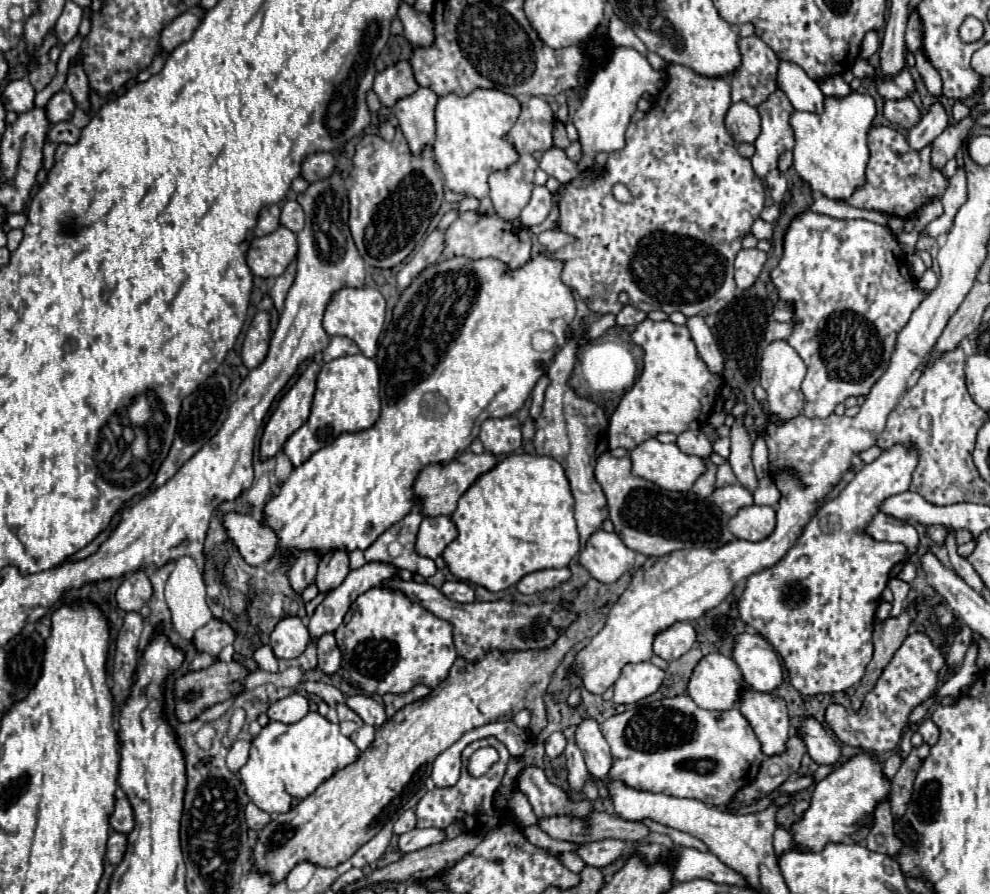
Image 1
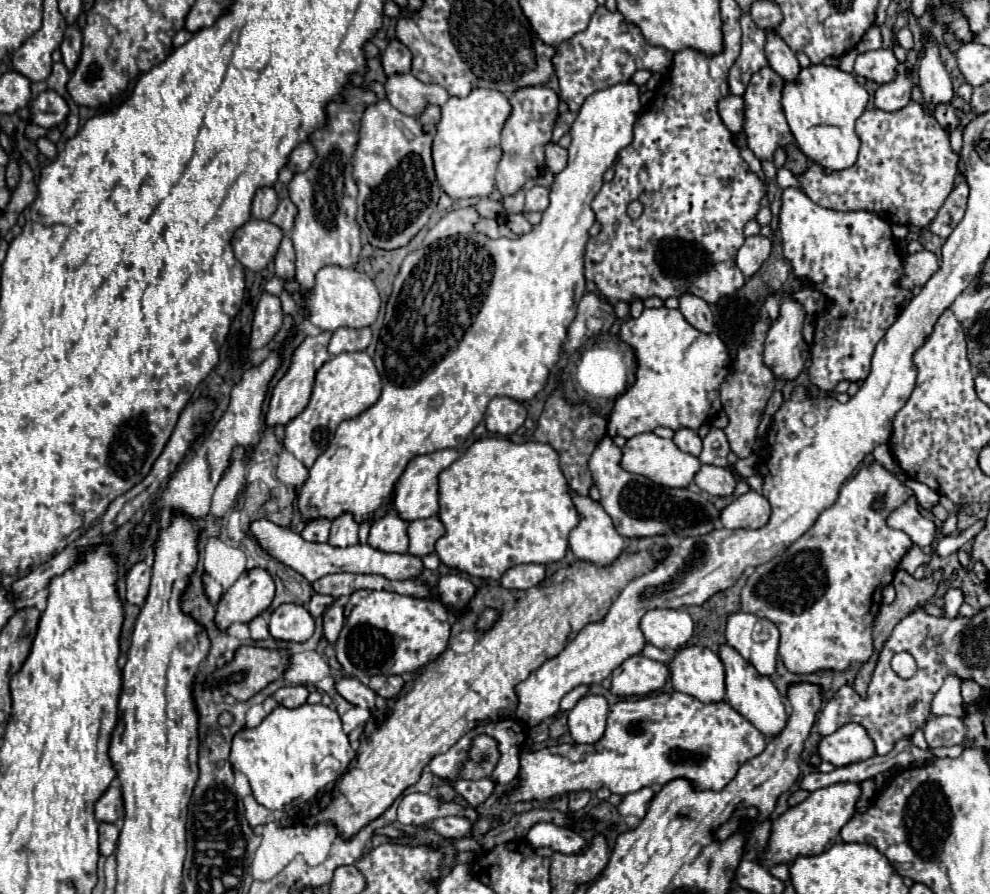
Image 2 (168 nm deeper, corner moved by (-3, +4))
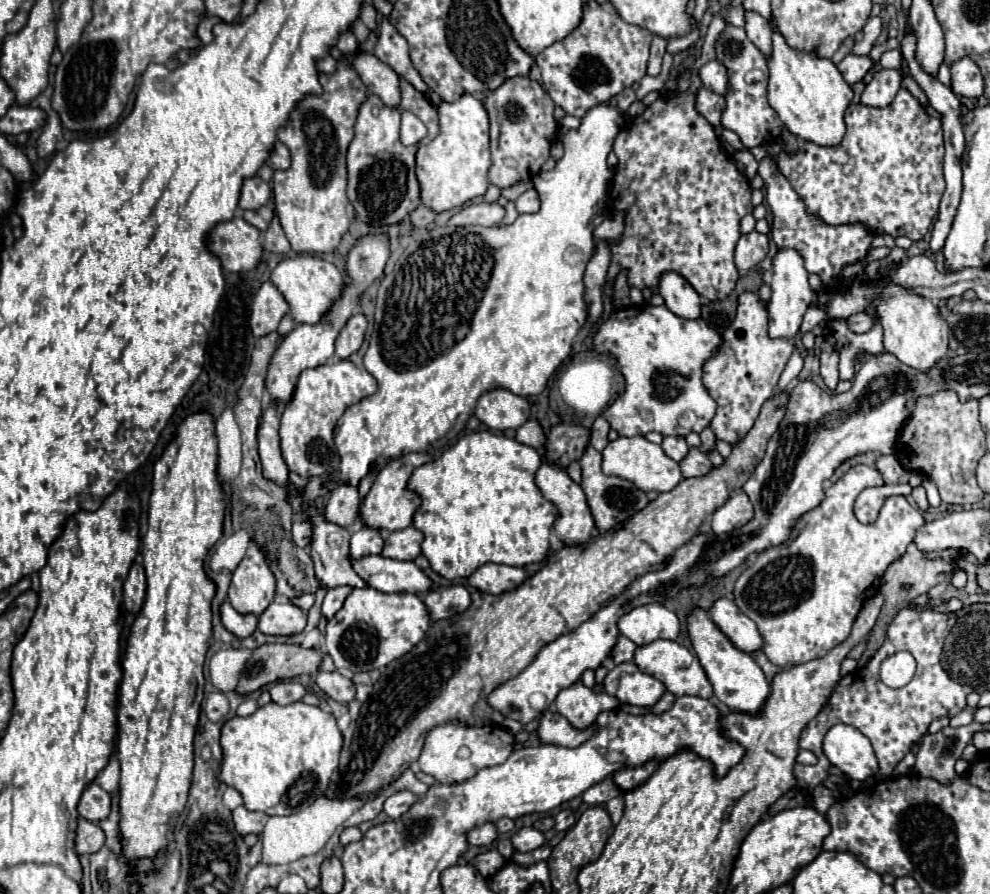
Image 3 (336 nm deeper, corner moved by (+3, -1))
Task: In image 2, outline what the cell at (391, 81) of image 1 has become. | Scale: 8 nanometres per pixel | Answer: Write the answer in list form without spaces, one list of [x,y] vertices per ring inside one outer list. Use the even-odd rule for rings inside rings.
[[[392,40],[382,54],[382,64],[384,64],[386,76],[404,74],[404,72],[410,72],[412,54],[400,40]]]

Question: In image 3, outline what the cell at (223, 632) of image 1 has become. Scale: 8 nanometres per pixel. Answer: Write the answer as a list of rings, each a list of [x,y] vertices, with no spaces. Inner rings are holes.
[[[250,543],[246,557],[232,573],[228,601],[238,613],[254,613],[260,617],[274,601],[274,589],[276,579],[268,569],[264,553],[254,543]]]

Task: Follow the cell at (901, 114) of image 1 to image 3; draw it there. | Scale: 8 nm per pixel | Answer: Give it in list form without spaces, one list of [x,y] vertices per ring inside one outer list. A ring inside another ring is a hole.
[[[882,69],[874,73],[872,81],[862,93],[862,103],[868,107],[888,107],[902,87],[900,69]]]

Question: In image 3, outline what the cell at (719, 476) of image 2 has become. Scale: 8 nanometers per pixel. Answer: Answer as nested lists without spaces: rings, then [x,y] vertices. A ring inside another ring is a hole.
[[[692,447],[690,455],[686,455],[686,459],[680,461],[680,469],[682,469],[682,475],[686,479],[704,477],[712,471],[712,463],[710,463],[708,455],[704,455],[698,447]]]

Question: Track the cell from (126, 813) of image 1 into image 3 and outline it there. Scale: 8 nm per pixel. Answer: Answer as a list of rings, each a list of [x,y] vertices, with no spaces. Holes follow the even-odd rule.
[[[90,783],[90,787],[86,787],[86,791],[82,793],[82,799],[78,803],[78,813],[80,817],[98,823],[104,821],[110,815],[110,795],[100,789],[96,783]]]

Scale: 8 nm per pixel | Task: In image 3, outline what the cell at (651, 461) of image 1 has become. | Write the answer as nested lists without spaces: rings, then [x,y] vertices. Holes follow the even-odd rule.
[[[618,437],[616,441],[608,443],[602,451],[602,471],[606,475],[616,475],[622,479],[632,481],[642,491],[672,491],[682,481],[680,463],[670,459],[660,445],[650,443],[646,437]]]

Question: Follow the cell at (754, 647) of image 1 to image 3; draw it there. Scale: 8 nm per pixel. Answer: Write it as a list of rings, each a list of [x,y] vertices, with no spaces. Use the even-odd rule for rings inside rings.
[[[718,599],[710,609],[710,617],[736,649],[752,655],[764,647],[764,637],[760,635],[756,623],[736,607],[734,599]]]

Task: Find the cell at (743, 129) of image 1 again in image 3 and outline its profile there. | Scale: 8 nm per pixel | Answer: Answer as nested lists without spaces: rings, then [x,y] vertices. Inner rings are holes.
[[[702,89],[702,91],[698,91],[696,107],[698,107],[698,113],[704,115],[714,127],[720,127],[722,113],[726,109],[726,99],[722,95],[714,95],[712,91]]]

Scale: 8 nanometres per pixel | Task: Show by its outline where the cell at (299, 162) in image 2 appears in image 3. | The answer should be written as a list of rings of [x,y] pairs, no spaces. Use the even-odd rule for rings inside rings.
[[[276,143],[276,149],[274,149],[274,153],[270,155],[270,159],[266,161],[266,165],[270,167],[270,169],[274,169],[274,171],[286,171],[288,167],[290,167],[290,151],[288,151],[288,147],[284,145],[284,143]]]

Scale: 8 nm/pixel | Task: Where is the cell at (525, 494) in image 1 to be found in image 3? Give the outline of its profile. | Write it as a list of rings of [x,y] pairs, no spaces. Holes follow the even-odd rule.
[[[476,431],[464,435],[454,447],[446,449],[442,457],[418,467],[408,487],[422,497],[422,505],[414,517],[414,527],[424,533],[422,553],[430,561],[430,567],[446,579],[468,579],[478,567],[486,563],[502,563],[512,567],[524,567],[540,563],[548,553],[548,535],[558,519],[558,509],[554,503],[542,497],[534,483],[536,471],[542,459],[536,449],[508,439],[504,435],[494,435],[488,431]]]

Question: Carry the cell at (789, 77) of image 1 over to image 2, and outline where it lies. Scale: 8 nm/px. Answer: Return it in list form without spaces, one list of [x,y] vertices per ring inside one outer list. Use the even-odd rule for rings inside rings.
[[[766,30],[764,52],[772,70],[776,70],[784,80],[796,80],[800,64],[788,44],[774,30]]]

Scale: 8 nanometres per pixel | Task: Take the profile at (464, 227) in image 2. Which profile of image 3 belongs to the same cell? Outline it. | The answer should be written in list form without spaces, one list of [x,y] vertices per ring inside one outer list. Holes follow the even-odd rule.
[[[480,203],[464,207],[460,213],[456,213],[448,225],[452,227],[466,227],[466,225],[484,225],[494,227],[504,219],[504,209],[498,203]]]

